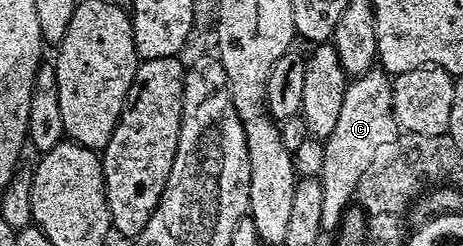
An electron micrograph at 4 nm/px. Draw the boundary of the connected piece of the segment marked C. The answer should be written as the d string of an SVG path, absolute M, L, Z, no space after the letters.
M370 70L354 77L345 90L341 115L333 134L325 138L325 162L318 174L321 186L321 226L324 230L338 229L343 211L352 203L359 179L372 167L375 155L383 147L394 145L401 135L399 123L393 114L392 77L382 70Z

